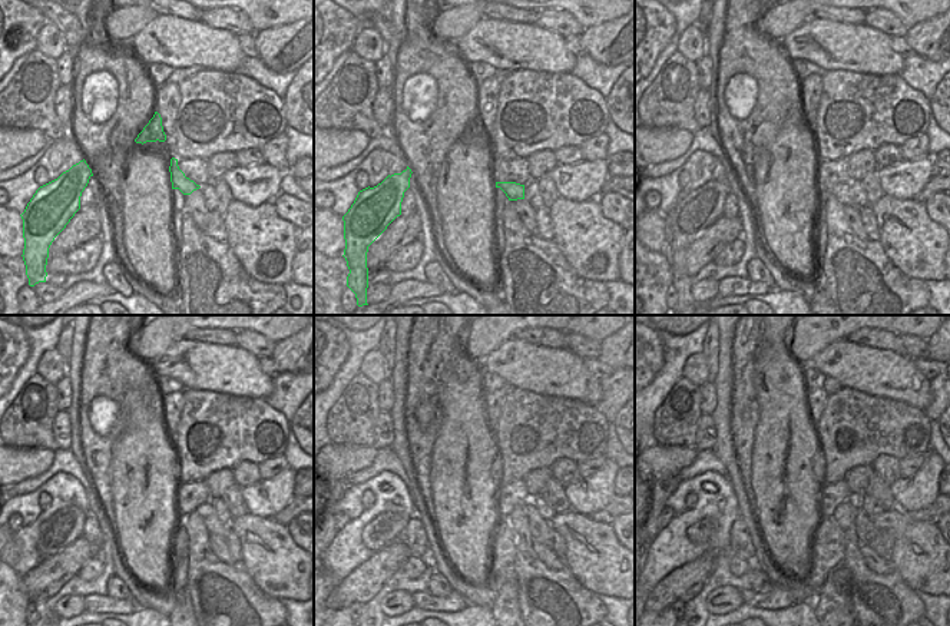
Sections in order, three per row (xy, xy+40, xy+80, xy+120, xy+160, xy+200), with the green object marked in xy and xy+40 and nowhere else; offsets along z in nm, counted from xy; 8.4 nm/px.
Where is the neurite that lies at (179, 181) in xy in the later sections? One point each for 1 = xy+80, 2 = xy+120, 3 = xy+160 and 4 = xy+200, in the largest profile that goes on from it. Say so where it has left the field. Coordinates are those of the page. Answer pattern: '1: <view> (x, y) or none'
1: xy+80 (841, 192)
2: xy+120 (207, 512)
3: xy+160 (540, 530)
4: xy+200 (880, 542)

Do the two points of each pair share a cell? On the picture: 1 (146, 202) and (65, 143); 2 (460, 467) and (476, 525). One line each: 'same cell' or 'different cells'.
1: different cells
2: same cell

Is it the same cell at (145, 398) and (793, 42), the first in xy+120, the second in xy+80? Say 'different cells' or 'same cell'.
different cells

